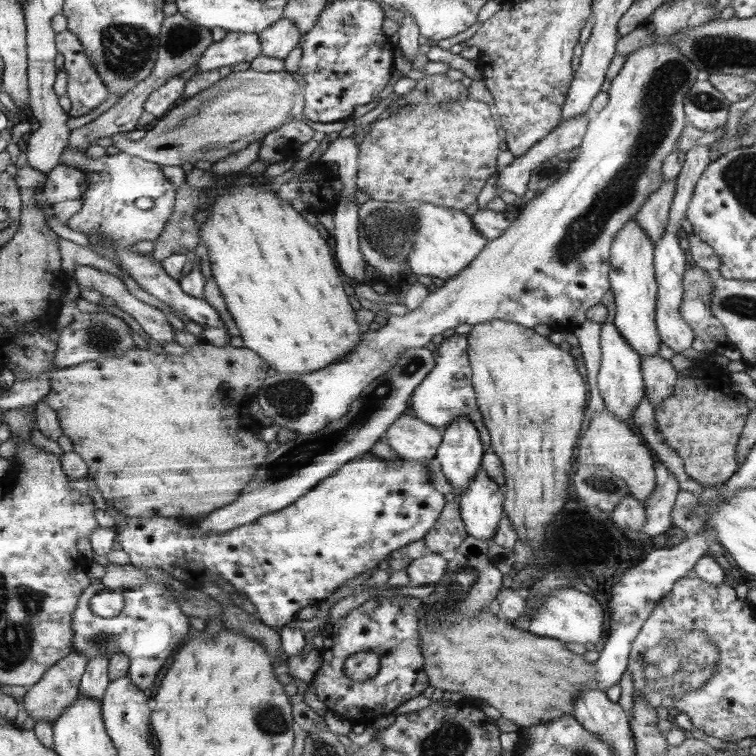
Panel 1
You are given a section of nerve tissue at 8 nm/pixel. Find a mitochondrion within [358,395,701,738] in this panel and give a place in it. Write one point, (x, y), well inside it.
(449, 600)

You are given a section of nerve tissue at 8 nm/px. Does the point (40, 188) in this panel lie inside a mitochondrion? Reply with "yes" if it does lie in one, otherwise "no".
no

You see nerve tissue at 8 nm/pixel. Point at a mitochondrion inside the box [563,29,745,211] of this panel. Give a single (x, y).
(704, 99)

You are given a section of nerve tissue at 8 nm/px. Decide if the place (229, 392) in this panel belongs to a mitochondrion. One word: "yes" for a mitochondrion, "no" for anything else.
no

